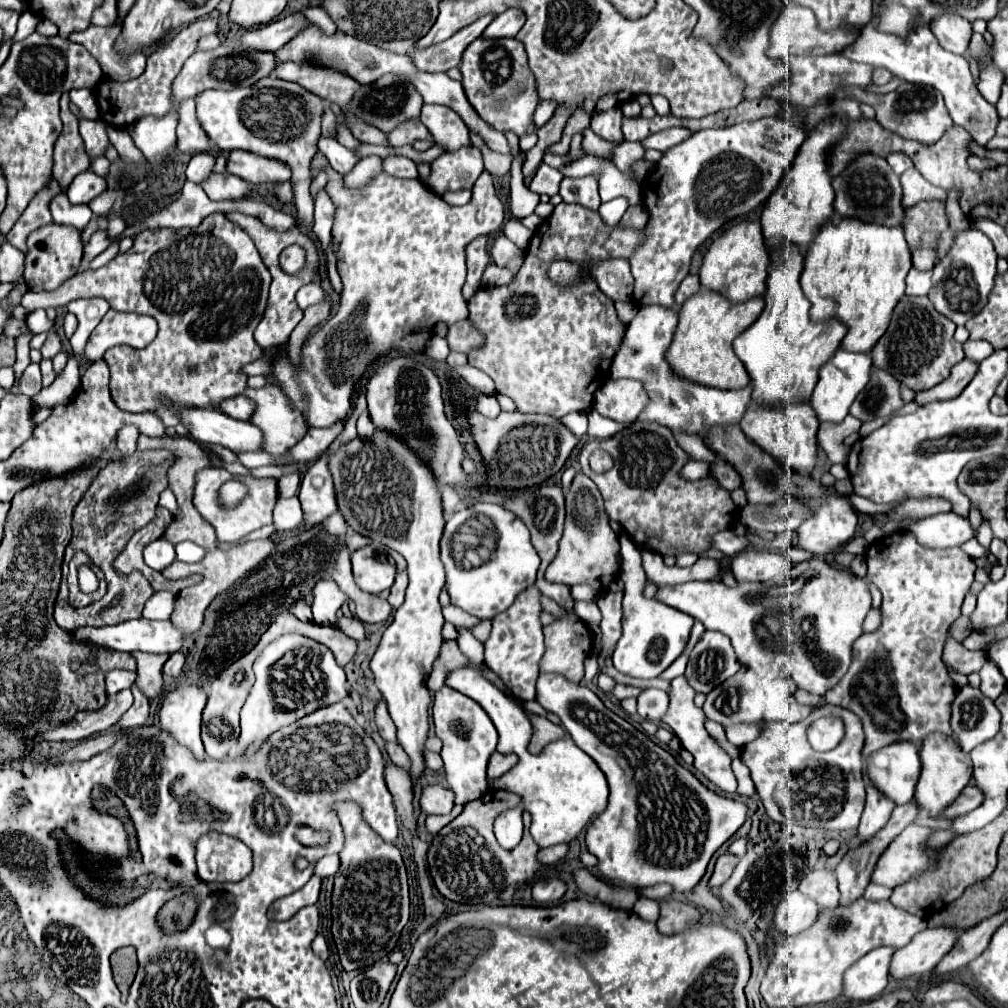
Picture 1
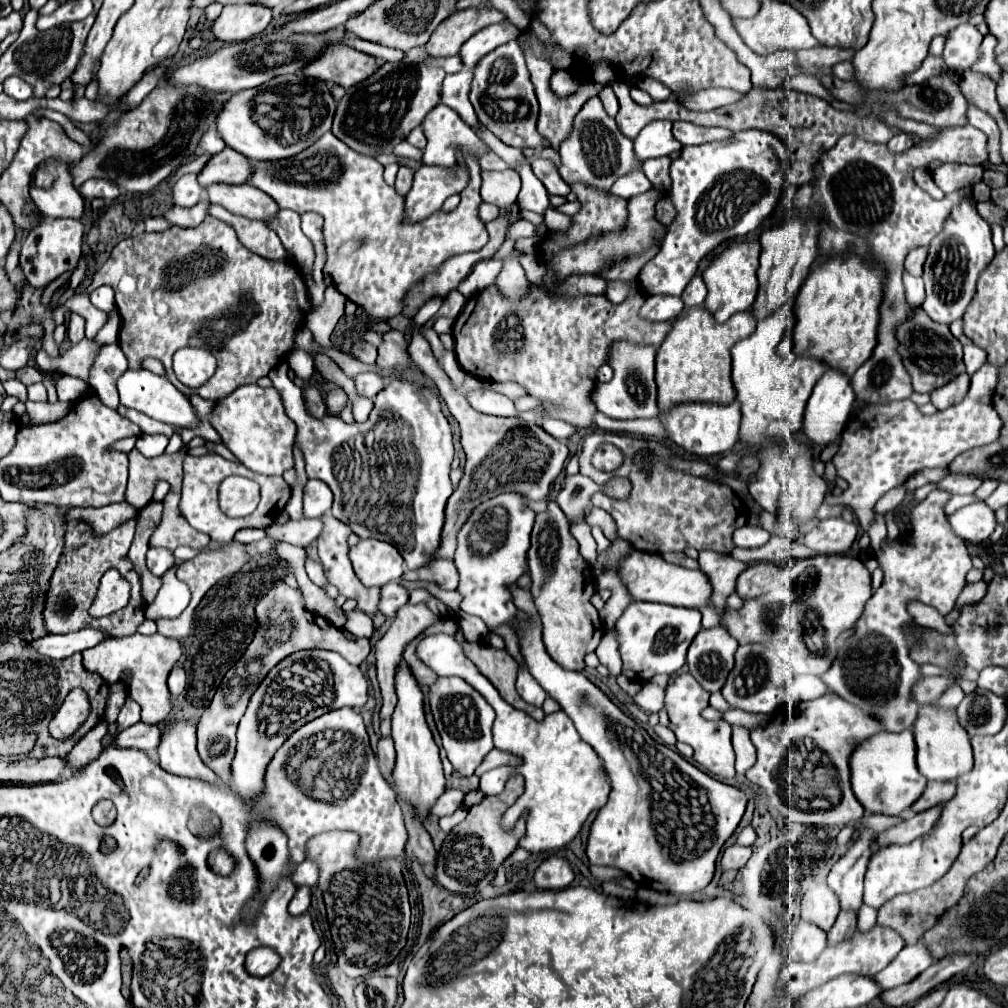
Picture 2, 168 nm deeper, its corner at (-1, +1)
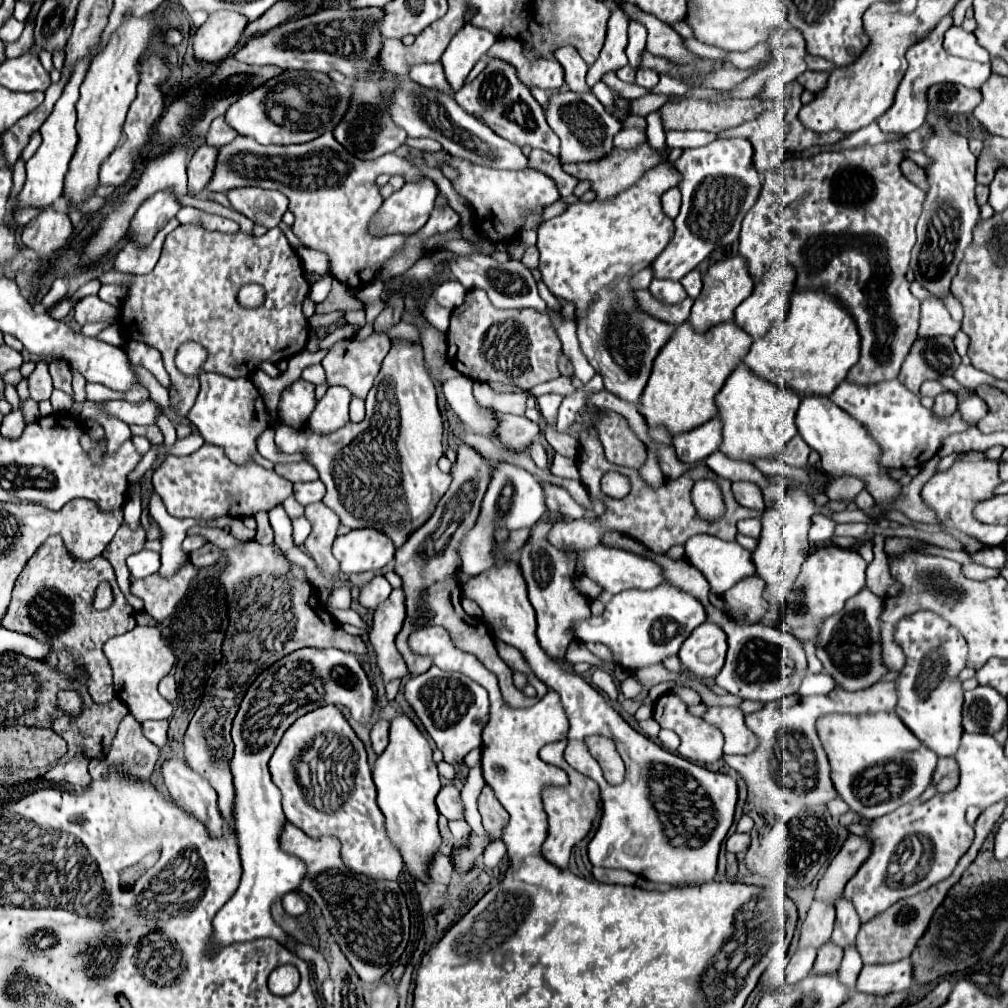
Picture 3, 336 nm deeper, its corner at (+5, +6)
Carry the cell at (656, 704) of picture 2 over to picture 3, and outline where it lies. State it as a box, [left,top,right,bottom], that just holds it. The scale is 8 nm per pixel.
[620,677,642,699]

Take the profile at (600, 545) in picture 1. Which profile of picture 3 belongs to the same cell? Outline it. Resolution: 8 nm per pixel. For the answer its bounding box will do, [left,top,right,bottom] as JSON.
[550,453,580,479]

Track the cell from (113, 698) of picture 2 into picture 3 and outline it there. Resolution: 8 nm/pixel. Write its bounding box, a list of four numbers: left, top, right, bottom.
[2,537,136,703]

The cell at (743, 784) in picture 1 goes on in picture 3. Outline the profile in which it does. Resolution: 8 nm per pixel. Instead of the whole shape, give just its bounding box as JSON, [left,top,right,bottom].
[702,707,758,755]

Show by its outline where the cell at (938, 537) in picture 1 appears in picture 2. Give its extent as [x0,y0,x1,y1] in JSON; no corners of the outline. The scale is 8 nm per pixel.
[948,502,996,544]

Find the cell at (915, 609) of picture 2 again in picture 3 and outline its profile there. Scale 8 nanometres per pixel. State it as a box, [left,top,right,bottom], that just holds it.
[866,535,898,597]

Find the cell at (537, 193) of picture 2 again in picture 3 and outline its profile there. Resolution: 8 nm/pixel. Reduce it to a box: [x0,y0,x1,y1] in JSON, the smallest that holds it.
[410,63,450,93]

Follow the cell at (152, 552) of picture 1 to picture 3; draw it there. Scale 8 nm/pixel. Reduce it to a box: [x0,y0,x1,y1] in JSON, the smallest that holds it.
[126,549,160,581]

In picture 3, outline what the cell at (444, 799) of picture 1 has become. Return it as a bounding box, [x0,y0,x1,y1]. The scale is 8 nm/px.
[436,785,464,821]

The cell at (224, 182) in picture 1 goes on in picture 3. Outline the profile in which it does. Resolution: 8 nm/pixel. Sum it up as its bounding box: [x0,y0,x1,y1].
[226,187,288,229]

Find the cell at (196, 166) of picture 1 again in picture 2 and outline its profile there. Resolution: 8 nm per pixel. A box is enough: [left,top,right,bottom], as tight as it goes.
[174,174,204,208]

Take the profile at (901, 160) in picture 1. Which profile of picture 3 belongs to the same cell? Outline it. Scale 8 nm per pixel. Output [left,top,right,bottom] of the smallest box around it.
[876,17,990,133]

